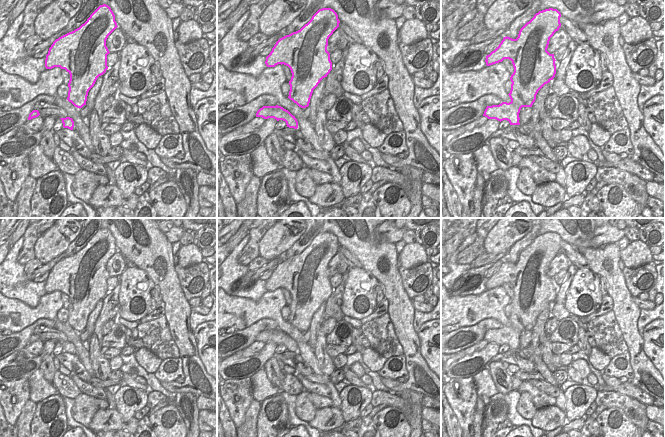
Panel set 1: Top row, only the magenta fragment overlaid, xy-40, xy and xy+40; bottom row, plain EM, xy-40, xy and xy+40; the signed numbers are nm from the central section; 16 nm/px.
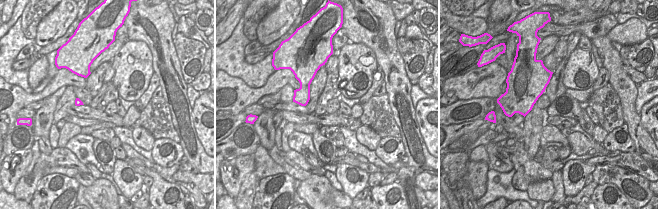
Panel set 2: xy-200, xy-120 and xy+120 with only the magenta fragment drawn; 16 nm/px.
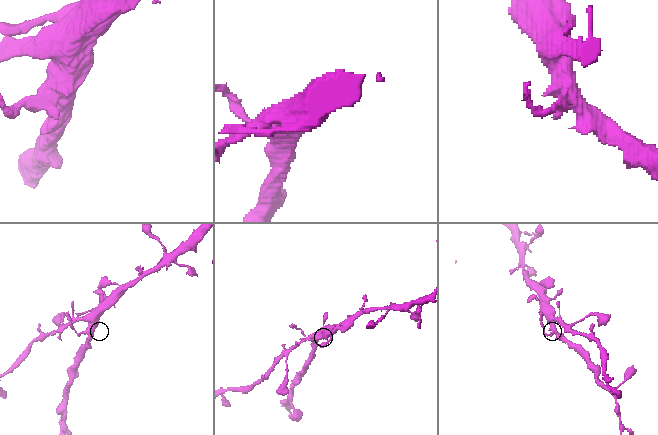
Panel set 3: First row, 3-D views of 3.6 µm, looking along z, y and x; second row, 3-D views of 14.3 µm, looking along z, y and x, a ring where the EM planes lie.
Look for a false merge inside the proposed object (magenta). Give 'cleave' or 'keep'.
cleave

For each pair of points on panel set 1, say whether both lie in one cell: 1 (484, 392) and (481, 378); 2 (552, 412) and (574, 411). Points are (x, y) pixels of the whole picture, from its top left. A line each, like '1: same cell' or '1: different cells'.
1: same cell
2: different cells

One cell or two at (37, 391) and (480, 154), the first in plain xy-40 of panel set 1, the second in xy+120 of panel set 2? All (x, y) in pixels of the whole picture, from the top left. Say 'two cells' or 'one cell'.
one cell

